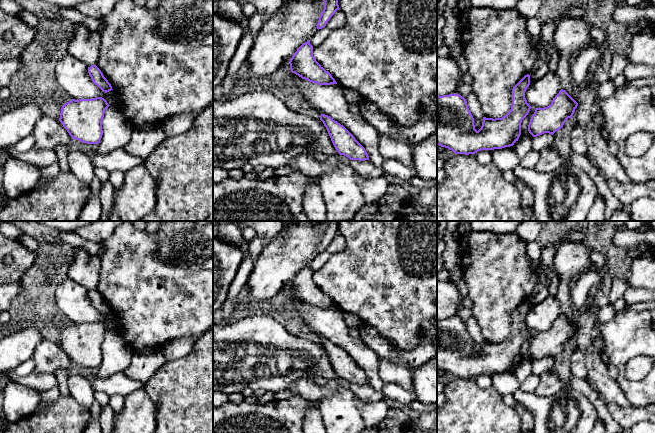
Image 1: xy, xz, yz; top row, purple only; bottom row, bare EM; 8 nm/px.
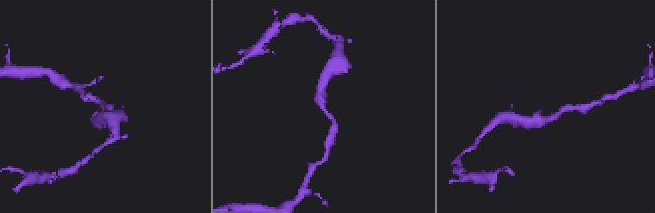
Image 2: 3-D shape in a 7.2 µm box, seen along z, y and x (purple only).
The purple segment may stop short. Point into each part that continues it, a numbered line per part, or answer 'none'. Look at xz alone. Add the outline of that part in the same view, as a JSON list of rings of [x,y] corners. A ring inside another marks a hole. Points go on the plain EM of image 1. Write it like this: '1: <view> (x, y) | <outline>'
none

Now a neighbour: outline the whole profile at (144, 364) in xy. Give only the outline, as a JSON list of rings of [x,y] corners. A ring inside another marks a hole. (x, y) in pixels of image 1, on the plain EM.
[[[163,347],[136,350],[133,353],[131,363],[123,373],[130,379],[146,383],[166,362]]]

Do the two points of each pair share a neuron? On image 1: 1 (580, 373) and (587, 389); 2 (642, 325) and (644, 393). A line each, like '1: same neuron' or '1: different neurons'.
1: different neurons
2: same neuron

